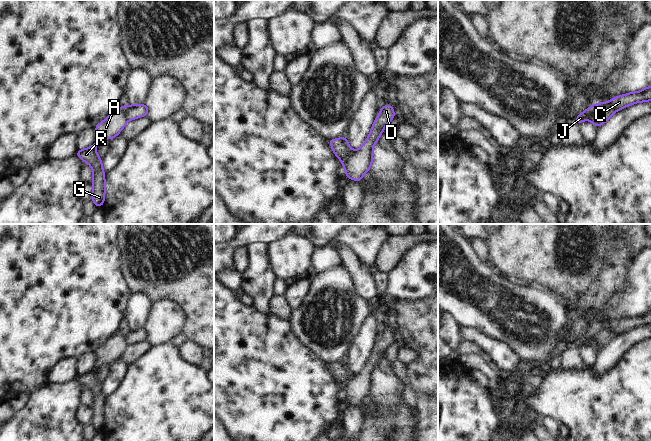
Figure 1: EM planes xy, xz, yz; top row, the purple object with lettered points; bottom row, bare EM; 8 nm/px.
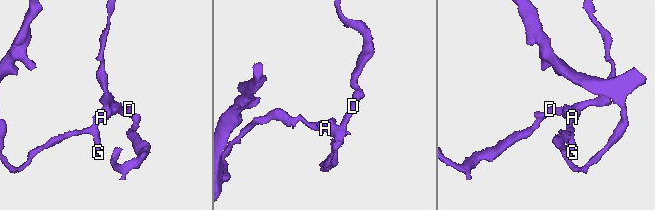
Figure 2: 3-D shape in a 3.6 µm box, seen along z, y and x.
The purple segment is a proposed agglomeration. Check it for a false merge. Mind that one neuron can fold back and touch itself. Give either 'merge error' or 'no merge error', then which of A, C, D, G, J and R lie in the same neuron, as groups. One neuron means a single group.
merge error; groups A G J R / C D

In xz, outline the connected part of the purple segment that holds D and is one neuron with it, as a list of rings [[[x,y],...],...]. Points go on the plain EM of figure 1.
[[[384,329],[378,341],[375,343],[371,355],[363,370],[351,377],[344,388],[344,394],[348,403],[361,406],[363,399],[371,394],[373,386],[373,371],[383,357],[385,350],[395,341],[394,332],[391,329]]]

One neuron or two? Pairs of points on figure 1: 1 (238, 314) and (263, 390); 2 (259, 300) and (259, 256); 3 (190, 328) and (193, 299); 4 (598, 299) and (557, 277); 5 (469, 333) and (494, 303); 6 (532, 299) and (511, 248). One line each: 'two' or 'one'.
1: one
2: one
3: one
4: two
5: two
6: two

